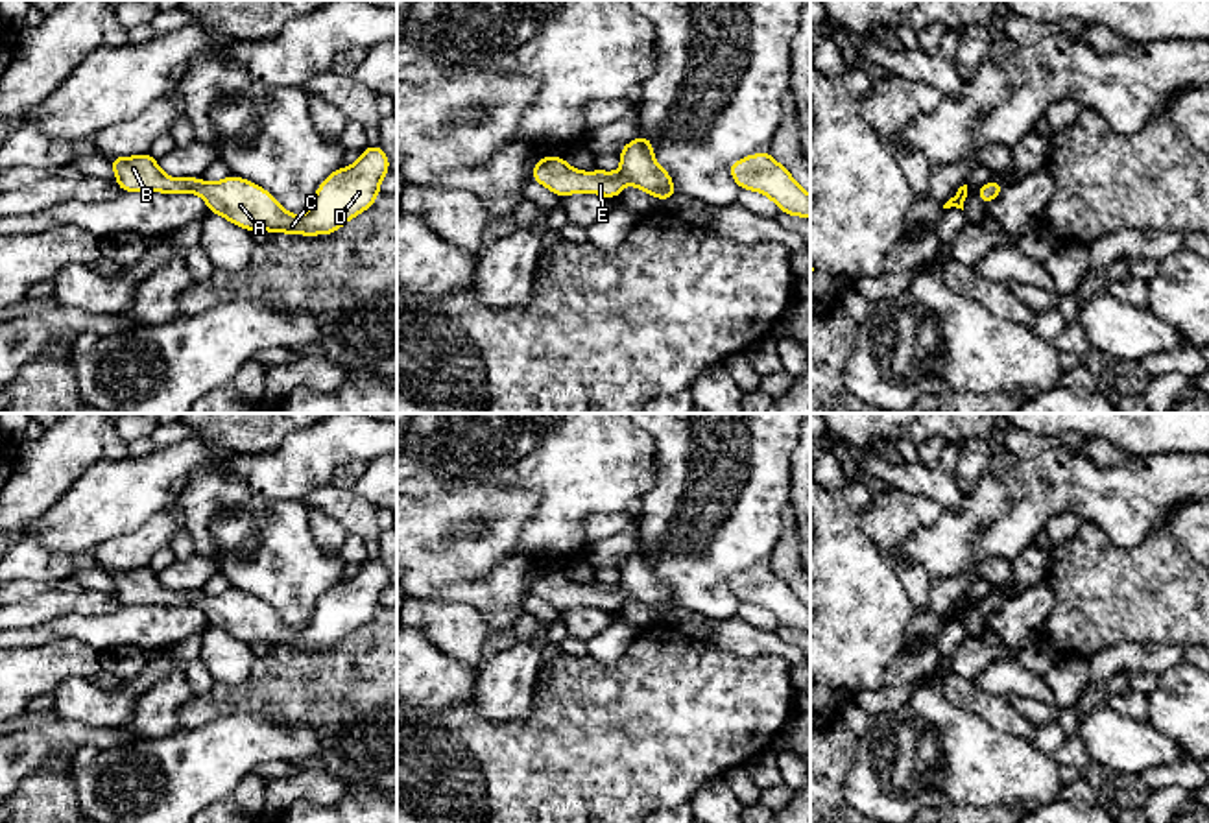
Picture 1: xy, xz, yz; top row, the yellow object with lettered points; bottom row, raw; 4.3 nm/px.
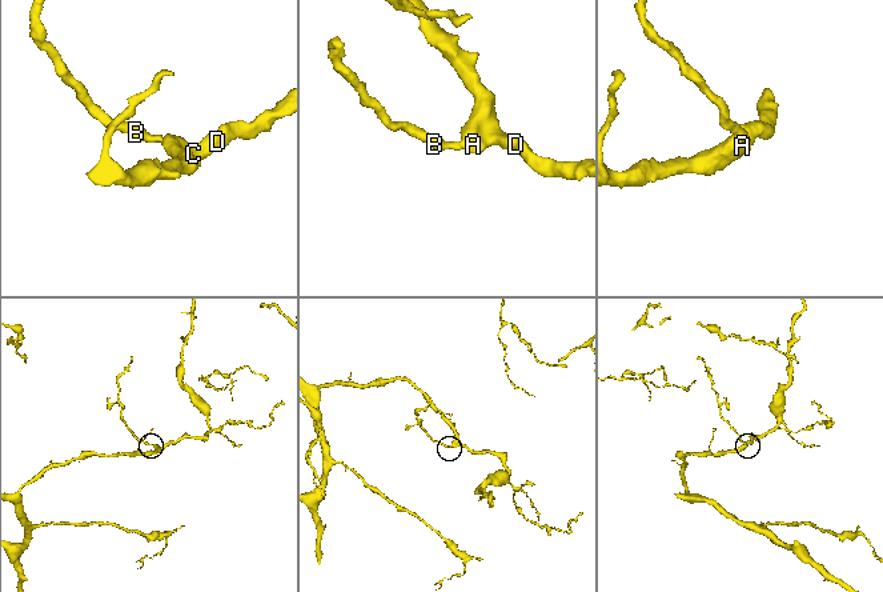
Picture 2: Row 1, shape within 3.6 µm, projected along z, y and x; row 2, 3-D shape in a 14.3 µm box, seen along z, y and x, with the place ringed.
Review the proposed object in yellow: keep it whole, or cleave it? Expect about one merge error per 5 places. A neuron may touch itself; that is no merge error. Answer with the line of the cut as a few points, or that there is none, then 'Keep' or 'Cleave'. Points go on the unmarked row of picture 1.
No split. Keep

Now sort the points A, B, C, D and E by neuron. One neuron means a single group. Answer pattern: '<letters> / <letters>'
A B C D E

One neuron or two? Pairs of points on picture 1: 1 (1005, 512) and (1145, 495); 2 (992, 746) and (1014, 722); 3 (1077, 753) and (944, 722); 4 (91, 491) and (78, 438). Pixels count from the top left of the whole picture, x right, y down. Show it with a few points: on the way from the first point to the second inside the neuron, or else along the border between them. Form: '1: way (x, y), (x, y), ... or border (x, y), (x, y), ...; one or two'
1: way (1040, 495), (1110, 495); one
2: border (968, 709), (990, 726), (1030, 740); two
3: border (1049, 757), (1060, 766); two
4: border (128, 458), (93, 464), (56, 500); two

